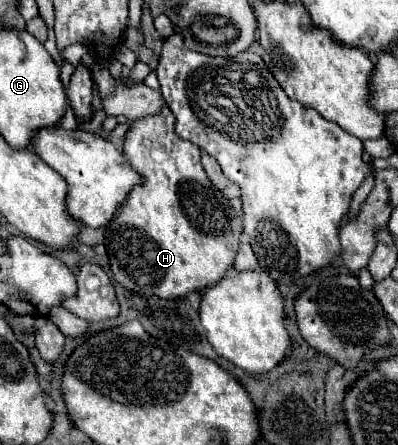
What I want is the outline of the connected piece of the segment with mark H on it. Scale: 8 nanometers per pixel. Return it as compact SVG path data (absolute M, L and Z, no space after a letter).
M168 108L156 116L132 122L124 142L124 154L128 156L128 162L132 162L132 168L144 178L144 184L130 192L126 204L122 204L118 214L106 226L106 250L114 280L142 298L158 296L164 300L178 300L186 298L188 292L206 290L220 282L234 266L240 246L242 220L236 216L228 198L224 198L224 194L206 176L200 164L200 148L180 138L174 124L176 118Z

